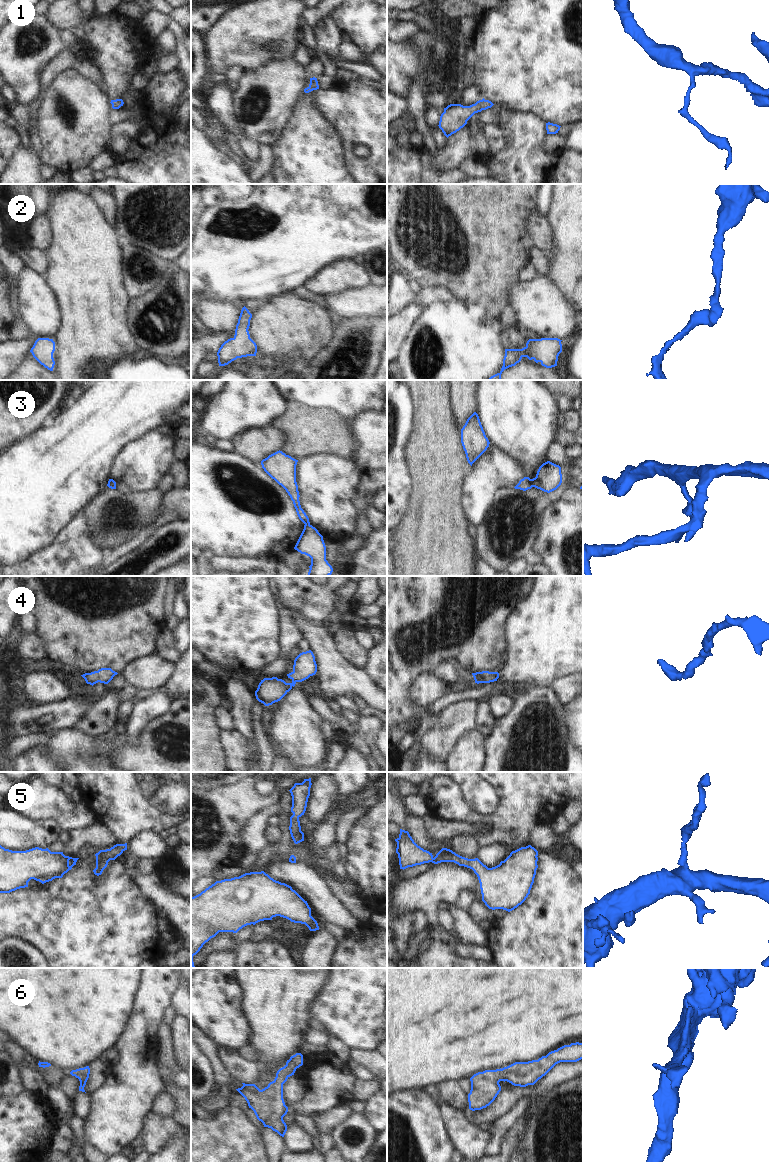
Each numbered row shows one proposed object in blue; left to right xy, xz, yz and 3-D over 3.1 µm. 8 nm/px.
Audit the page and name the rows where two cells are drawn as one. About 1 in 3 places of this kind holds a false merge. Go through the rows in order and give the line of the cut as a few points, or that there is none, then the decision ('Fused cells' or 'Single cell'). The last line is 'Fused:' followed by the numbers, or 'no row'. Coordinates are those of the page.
1: No split. Single cell
2: No split. Single cell
3: Split along yz (530, 479), (530, 483), (533, 486). Fused cells
4: No split. Single cell
5: No split. Single cell
6: No split. Single cell
Fused: 3.

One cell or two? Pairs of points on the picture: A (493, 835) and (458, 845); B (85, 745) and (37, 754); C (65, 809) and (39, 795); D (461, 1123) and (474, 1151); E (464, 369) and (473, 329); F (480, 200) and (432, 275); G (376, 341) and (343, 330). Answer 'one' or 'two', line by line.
A: two
B: one
C: one
D: one
E: one
F: one
G: one

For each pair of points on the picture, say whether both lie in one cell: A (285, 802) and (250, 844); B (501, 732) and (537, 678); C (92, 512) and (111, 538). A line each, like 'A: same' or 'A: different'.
A: different
B: different
C: same

